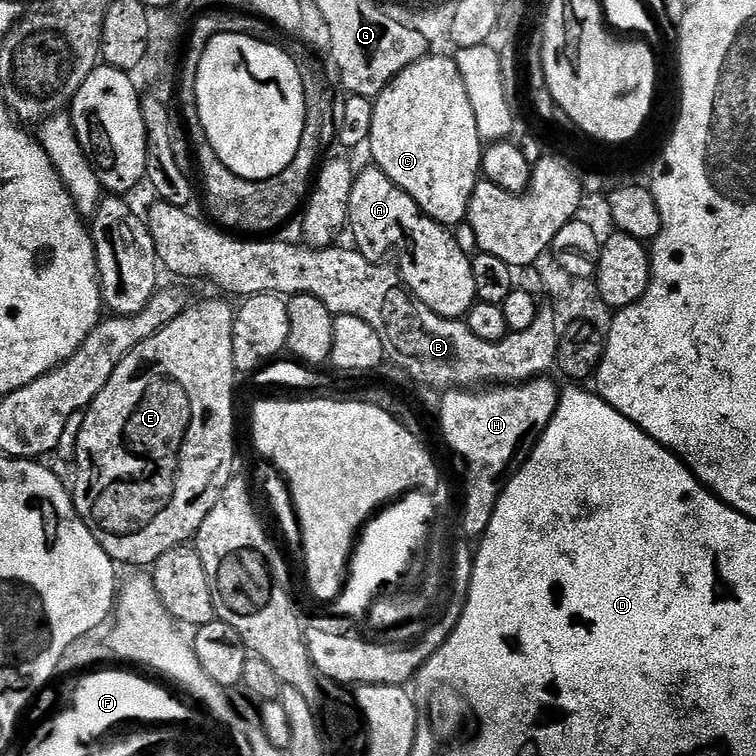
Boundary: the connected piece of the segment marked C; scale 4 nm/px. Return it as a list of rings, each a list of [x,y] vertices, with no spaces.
[[[429,54],[391,80],[372,105],[367,146],[371,152],[371,163],[433,224],[443,224],[452,230],[455,224],[463,225],[467,221],[470,198],[482,176],[482,141],[474,122],[474,112],[470,110],[466,88],[456,70],[455,59],[448,57],[447,60],[444,56]]]

